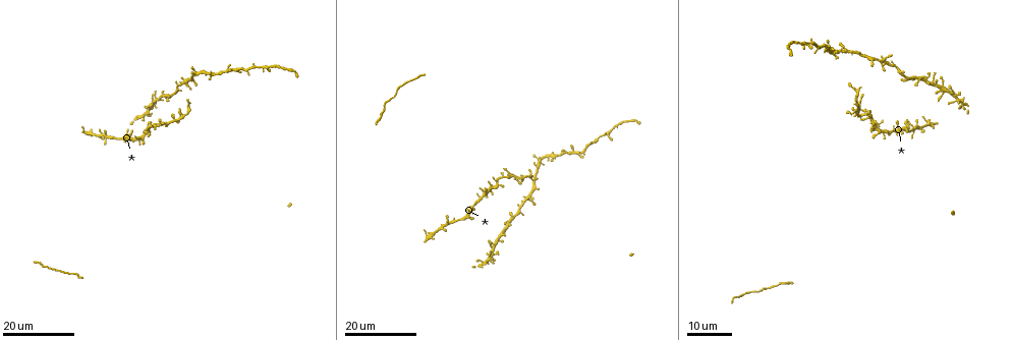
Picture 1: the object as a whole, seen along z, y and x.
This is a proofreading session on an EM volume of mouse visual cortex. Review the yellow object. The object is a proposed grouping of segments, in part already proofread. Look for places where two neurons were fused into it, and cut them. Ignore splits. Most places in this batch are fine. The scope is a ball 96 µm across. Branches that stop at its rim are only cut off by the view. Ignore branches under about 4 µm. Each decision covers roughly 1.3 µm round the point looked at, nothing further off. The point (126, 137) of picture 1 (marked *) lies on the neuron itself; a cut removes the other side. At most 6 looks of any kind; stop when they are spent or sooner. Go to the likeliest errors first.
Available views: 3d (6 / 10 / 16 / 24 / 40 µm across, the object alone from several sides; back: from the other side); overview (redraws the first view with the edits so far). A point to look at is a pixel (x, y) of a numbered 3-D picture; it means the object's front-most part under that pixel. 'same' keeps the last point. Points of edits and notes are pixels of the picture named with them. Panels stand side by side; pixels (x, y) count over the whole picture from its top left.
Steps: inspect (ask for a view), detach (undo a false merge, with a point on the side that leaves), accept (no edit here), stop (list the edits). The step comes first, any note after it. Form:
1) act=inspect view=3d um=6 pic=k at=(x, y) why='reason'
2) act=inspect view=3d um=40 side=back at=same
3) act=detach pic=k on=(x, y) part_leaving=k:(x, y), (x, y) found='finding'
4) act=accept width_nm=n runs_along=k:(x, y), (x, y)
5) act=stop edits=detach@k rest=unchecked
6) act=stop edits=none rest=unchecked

act=inspect view=3d um=24 pic=1 at=(175, 120)

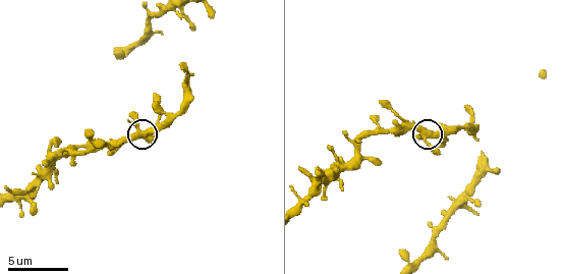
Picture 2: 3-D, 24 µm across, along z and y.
act=inspect view=3d um=6 pic=2 at=(427, 138)

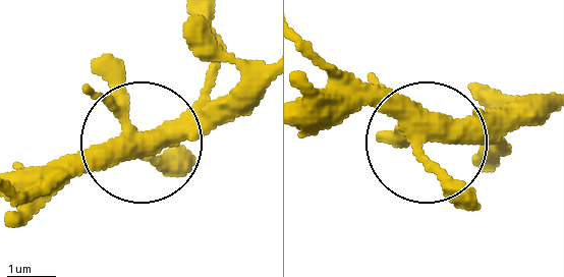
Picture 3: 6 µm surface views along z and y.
act=accept arms=5 runs_along=3:(306, 113), (380, 101), (441, 137), (533, 125) found='all the same neuron'

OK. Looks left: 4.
act=inspect view=3d um=24 pic=1 at=(108, 138) why='four-way junction'

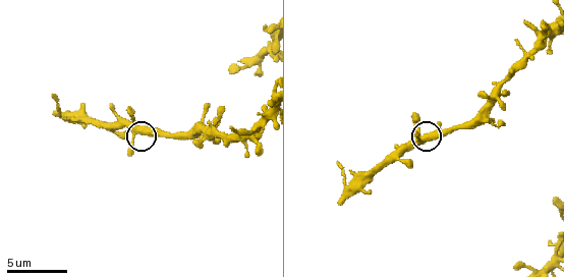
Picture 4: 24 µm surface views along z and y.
act=inspect view=3d um=10 pic=4 at=(136, 132)

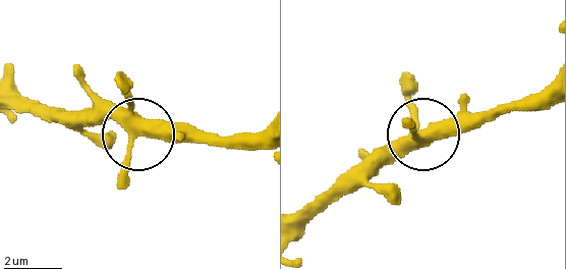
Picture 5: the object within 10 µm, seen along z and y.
act=accept width_nm=350 found='all the same neuron'

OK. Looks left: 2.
act=inspect view=3d um=16 pic=1 at=(212, 72) why='three-way junction'

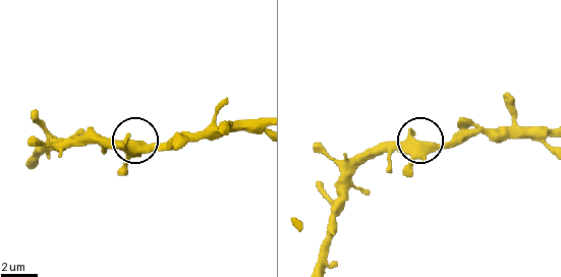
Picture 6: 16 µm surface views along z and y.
act=inspect view=3d um=6 pic=6 at=(142, 144)

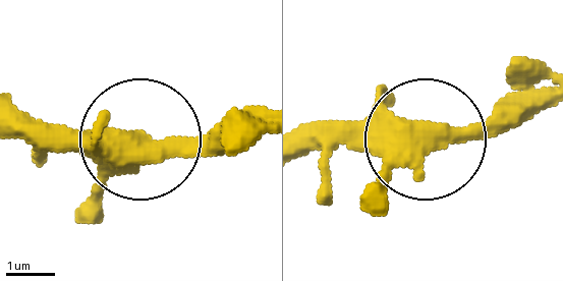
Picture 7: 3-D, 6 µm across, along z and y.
act=accept found='continuous, no second neuron'

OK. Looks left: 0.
act=stop edits=none rest=unchecked

